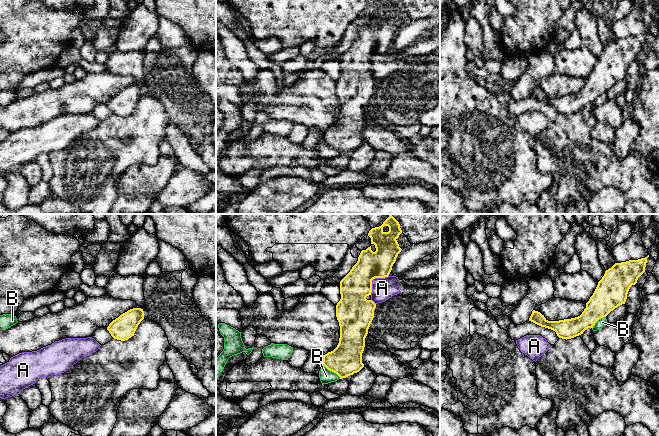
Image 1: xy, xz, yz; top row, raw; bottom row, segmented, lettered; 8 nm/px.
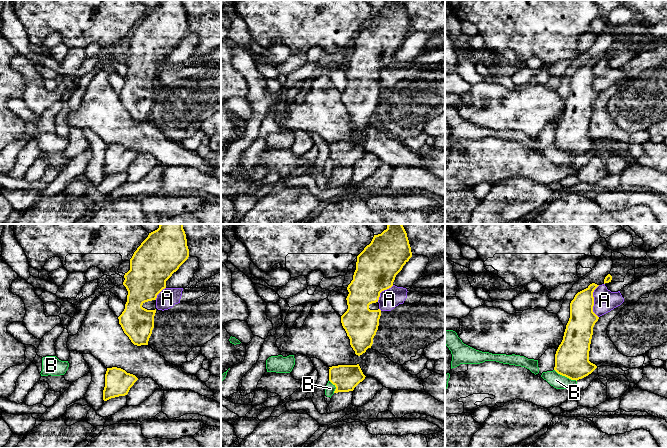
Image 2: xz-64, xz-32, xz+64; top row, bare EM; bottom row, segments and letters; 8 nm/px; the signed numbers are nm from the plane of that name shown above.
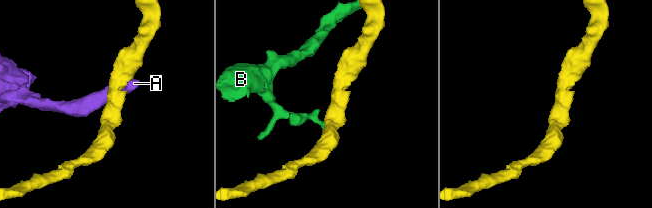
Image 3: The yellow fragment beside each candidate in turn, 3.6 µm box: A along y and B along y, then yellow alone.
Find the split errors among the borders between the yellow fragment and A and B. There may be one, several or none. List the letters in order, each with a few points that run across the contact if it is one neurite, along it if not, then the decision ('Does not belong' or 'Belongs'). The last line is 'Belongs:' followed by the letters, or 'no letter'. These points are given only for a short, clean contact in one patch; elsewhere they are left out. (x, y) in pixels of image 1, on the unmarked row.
A: Does not belong
B: Line: xz (323, 140), (340, 154). Does not belong
Belongs: no letter

